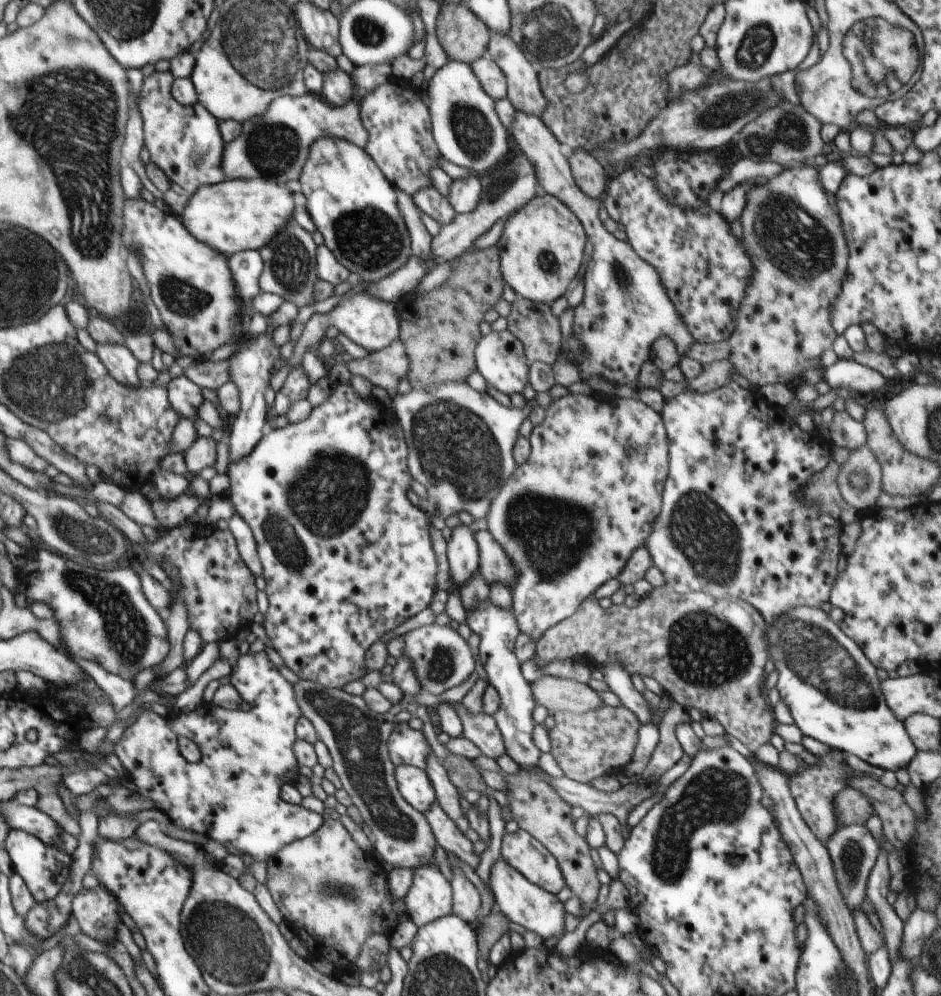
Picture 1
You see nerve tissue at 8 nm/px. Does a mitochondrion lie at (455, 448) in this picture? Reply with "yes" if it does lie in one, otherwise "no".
yes

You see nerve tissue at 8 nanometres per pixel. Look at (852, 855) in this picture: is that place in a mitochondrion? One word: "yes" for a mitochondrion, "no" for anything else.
yes

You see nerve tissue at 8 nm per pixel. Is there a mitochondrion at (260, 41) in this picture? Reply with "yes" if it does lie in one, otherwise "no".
yes

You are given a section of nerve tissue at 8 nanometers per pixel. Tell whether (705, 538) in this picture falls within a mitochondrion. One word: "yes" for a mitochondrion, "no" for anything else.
yes

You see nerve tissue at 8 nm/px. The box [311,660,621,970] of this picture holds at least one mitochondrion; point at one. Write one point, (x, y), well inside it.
(337, 890)

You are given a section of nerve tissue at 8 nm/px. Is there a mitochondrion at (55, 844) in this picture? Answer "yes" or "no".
no

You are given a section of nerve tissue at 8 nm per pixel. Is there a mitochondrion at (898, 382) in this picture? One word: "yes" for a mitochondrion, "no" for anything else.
no

